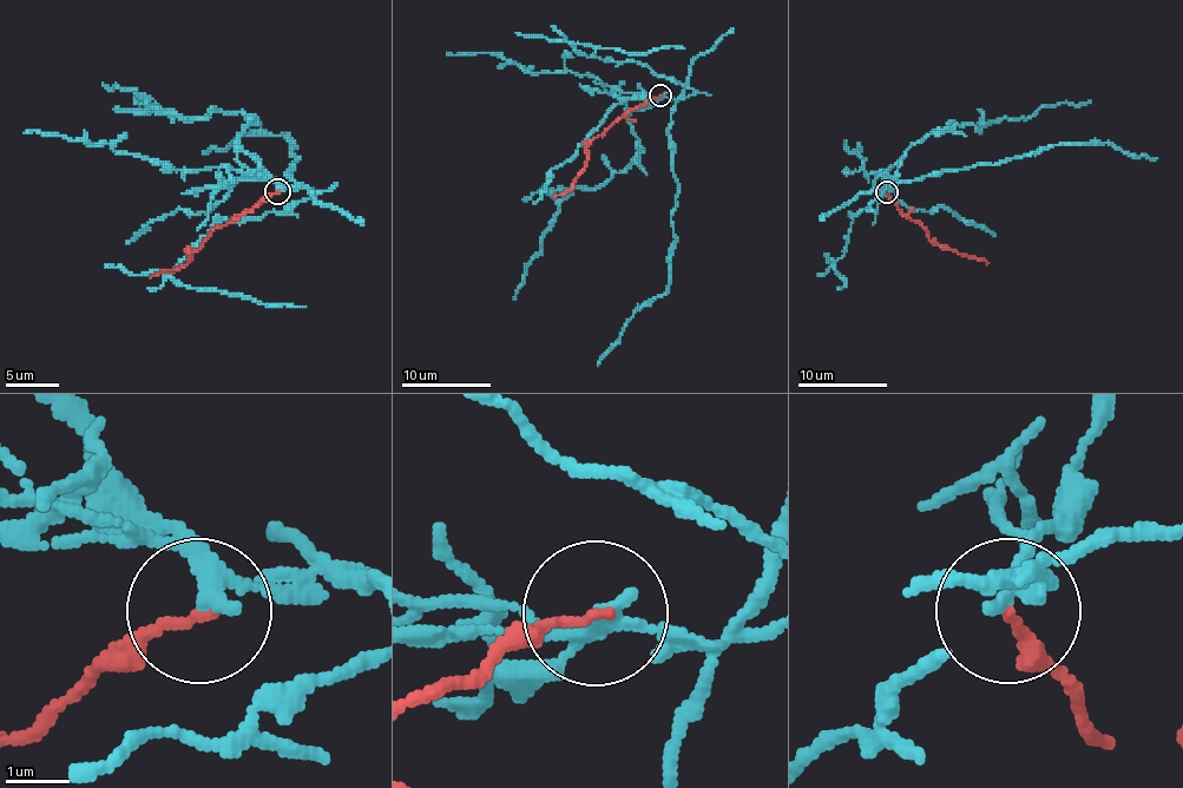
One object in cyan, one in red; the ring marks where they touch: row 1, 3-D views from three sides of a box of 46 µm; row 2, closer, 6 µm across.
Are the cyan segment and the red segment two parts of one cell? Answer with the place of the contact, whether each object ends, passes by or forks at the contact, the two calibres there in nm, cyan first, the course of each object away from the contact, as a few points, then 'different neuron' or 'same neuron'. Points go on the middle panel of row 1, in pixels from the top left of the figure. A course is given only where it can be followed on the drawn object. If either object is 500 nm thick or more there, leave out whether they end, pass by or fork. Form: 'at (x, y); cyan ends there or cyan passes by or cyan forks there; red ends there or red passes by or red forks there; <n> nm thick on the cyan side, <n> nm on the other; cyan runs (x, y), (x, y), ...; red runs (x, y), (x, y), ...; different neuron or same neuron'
at (661, 96); cyan passes by; red ends there; 220 nm thick on the cyan side, 160 nm on the other; cyan runs (659, 94), (676, 102), (669, 132), (677, 184), (669, 288), (633, 315), (619, 341), (598, 366); red runs (659, 94), (649, 97), (593, 139), (586, 149), (586, 164), (573, 186), (553, 195); different neuron

